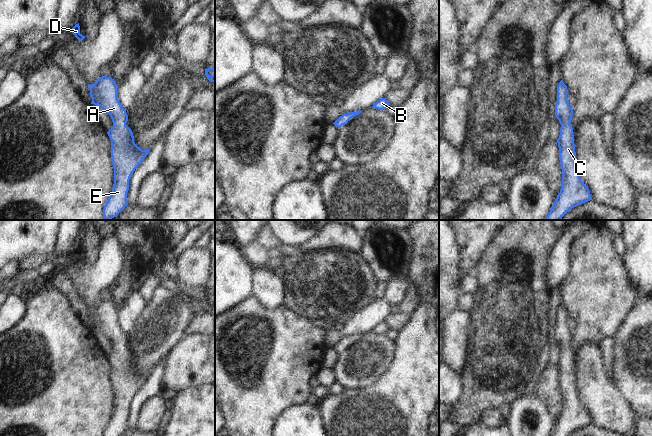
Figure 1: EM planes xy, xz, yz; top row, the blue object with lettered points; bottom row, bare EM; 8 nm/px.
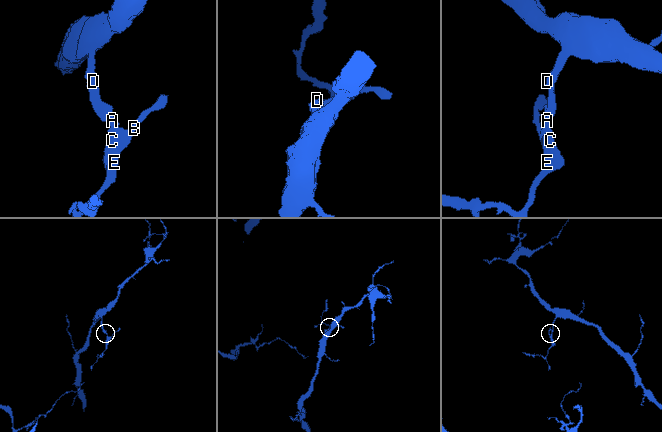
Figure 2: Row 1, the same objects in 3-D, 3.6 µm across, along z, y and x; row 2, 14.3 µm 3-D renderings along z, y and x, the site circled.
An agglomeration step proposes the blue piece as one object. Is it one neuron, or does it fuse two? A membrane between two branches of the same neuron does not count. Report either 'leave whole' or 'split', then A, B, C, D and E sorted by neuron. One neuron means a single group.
leave whole | A B C D E

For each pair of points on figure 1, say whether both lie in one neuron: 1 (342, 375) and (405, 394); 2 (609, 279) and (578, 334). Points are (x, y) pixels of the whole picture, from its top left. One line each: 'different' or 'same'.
1: different
2: same

